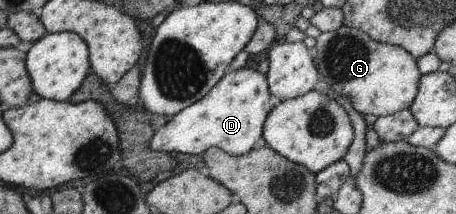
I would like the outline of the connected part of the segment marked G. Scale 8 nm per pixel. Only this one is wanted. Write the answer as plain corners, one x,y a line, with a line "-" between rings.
342,25
337,30
322,32
315,39
315,48
315,66
321,82
327,84
337,95
346,96
359,114
377,117
392,115
408,108
416,97
421,74
416,66
415,57
401,47
381,44
362,30

